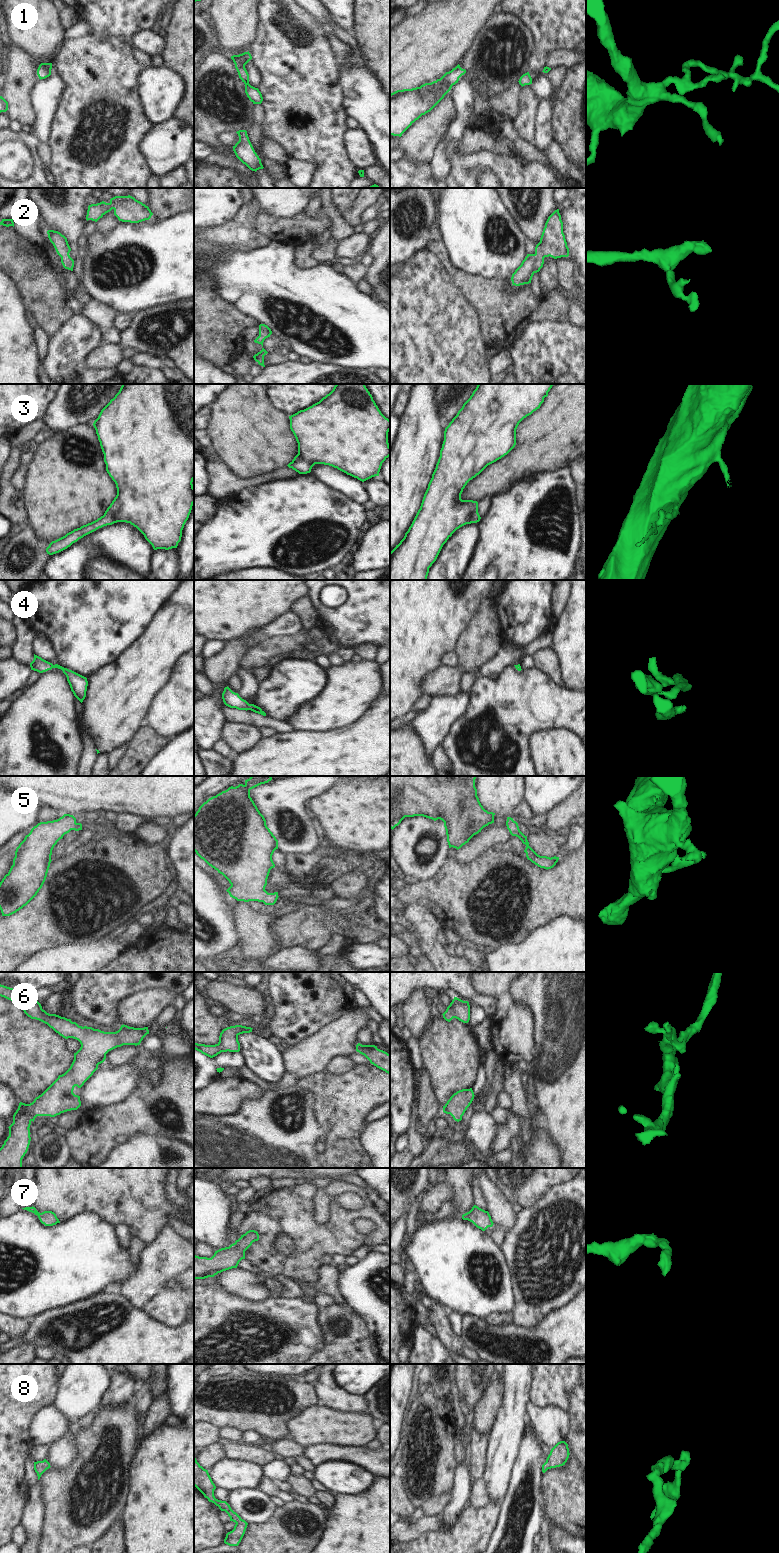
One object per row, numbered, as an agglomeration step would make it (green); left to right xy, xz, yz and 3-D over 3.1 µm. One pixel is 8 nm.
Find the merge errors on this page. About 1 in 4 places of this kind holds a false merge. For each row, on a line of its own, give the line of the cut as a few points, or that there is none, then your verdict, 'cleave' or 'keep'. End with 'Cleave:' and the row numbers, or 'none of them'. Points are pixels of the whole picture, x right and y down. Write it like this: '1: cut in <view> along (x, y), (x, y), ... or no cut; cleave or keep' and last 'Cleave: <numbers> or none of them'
1: no cut; keep
2: no cut; keep
3: no cut; keep
4: no cut; keep
5: no cut; keep
6: no cut; keep
7: no cut; keep
8: no cut; keep
Cleave: none of them

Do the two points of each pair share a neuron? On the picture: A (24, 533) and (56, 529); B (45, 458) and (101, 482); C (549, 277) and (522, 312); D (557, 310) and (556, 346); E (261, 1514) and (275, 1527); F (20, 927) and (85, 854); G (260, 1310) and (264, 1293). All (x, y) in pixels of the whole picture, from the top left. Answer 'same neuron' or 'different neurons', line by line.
A: different neurons
B: same neuron
C: different neurons
D: different neurons
E: different neurons
F: same neuron
G: different neurons

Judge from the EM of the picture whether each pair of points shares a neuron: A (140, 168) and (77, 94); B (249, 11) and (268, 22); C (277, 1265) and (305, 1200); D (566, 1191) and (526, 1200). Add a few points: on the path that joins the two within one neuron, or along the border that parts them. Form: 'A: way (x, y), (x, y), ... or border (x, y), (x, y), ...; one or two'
A: way (131, 140), (130, 107), (109, 100), (105, 96); one
B: border (259, 10), (259, 31), (254, 41); two
C: way (269, 1249), (269, 1236), (289, 1216); one
D: border (560, 1184), (553, 1185), (533, 1204), (523, 1207); two

